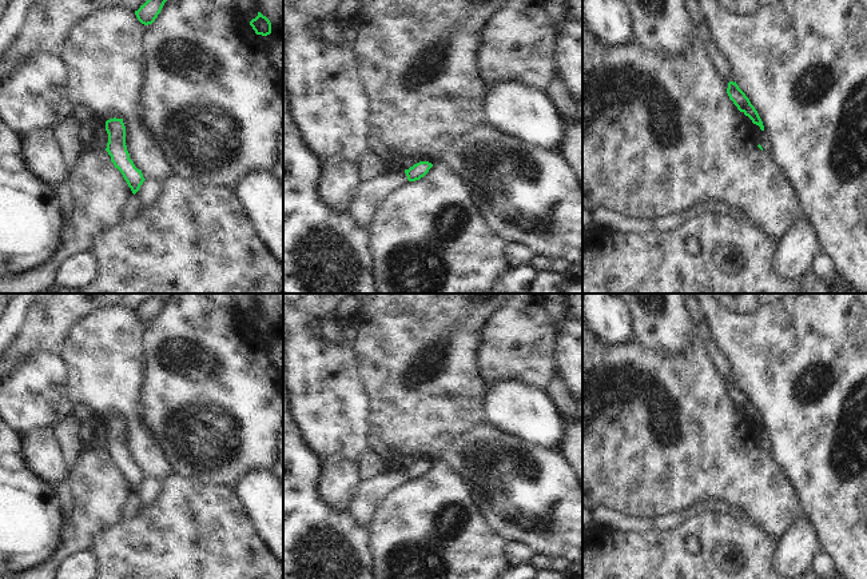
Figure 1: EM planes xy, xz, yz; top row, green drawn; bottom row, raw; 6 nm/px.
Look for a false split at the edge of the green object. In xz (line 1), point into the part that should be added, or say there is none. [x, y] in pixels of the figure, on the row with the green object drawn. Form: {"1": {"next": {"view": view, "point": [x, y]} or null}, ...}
{"1": {"next": null}}

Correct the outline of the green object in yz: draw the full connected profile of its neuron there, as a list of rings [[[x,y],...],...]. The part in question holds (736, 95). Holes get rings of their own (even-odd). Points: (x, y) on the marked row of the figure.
[[[736,81],[728,83],[727,93],[729,99],[733,101],[733,104],[737,107],[737,109],[743,112],[745,116],[748,116],[753,124],[759,125],[761,131],[764,131],[764,125],[757,111],[751,104],[745,93],[739,88]]]

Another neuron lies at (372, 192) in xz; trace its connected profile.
[[[385,171],[363,183],[347,209],[350,217],[358,227],[367,228],[378,205],[397,188],[409,183],[405,172]]]

